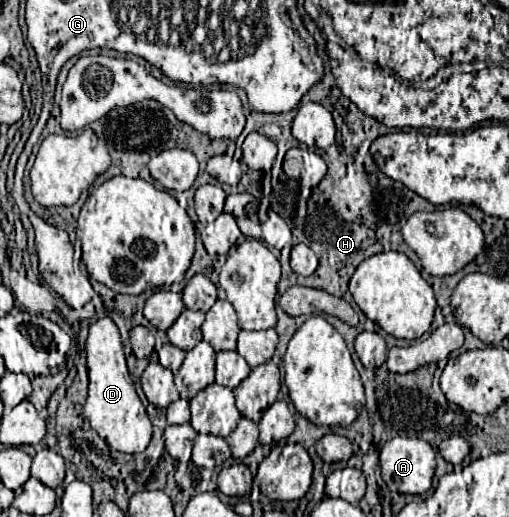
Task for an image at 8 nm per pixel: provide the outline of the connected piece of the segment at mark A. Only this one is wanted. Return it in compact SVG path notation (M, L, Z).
M393 438L380 451L381 476L389 490L403 494L425 494L431 488L431 478L435 470L435 450L421 438Z

